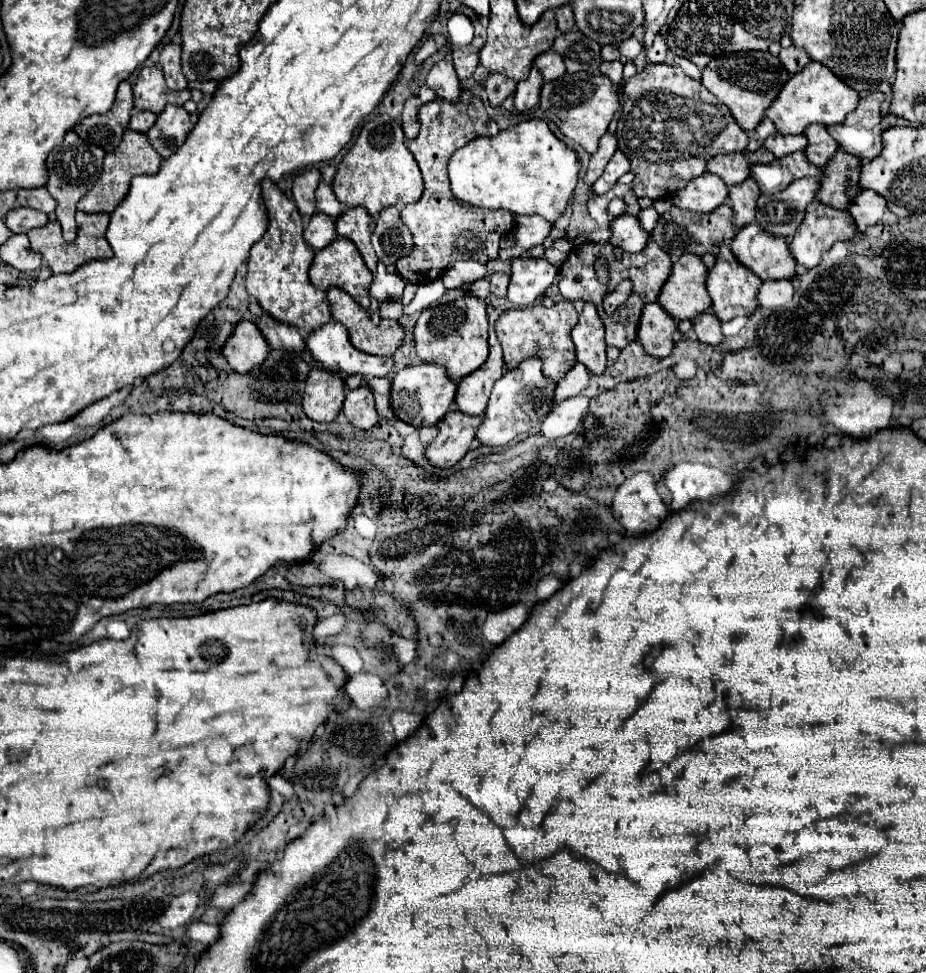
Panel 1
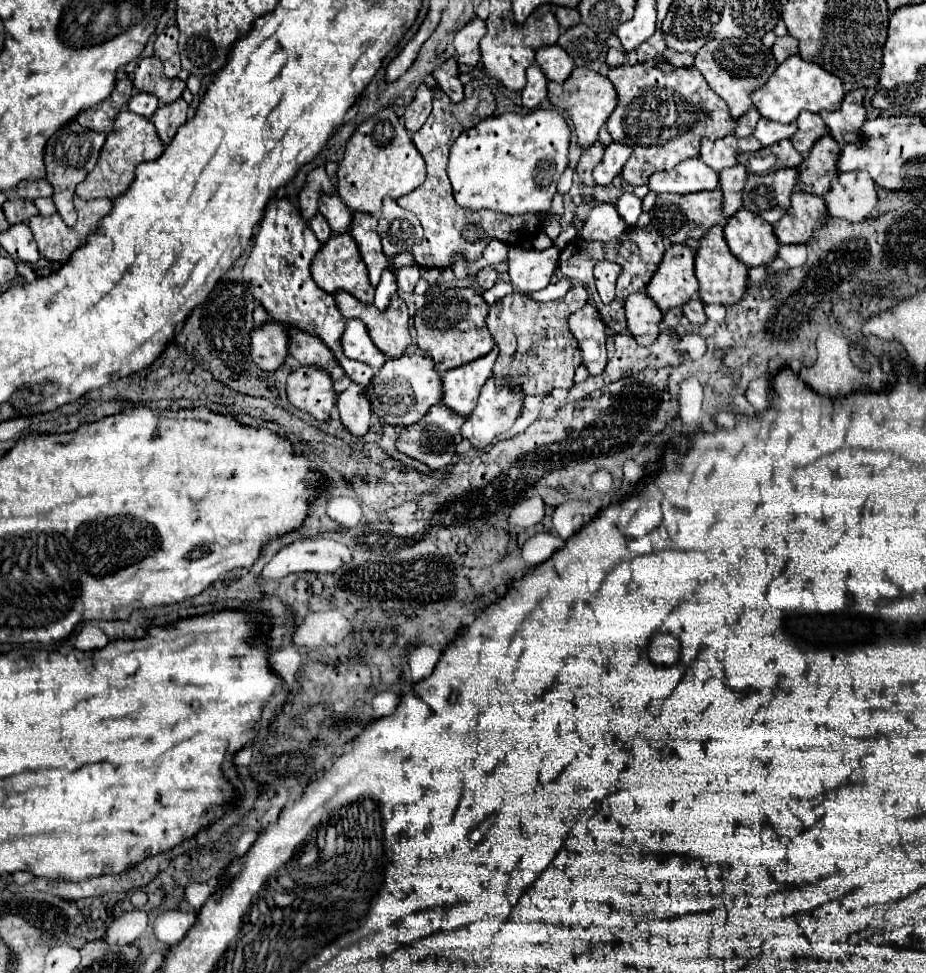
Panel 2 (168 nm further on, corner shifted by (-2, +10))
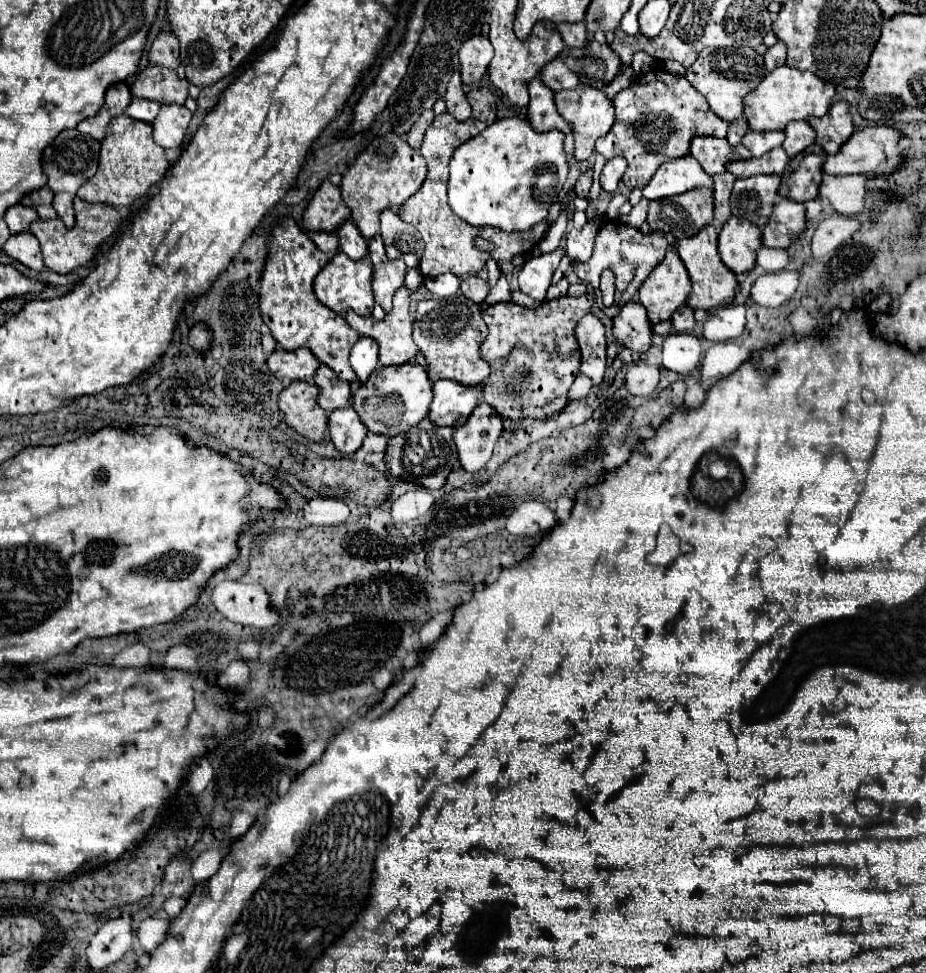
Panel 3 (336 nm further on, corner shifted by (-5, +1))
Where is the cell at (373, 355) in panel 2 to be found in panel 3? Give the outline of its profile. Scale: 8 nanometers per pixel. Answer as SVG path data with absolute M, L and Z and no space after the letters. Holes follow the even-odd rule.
M359 337L359 341L353 345L349 361L351 361L353 371L361 379L361 383L365 383L369 379L369 375L377 369L377 363L379 363L377 355L379 355L377 341L373 341L369 337Z

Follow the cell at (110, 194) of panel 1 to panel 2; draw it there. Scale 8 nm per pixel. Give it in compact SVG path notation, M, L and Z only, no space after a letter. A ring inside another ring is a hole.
M120 110L114 122L114 130L106 136L106 142L102 146L102 152L94 170L76 186L76 194L84 200L94 200L94 198L114 200L134 182L136 166L142 162L160 158L162 152L164 152L164 146L156 134L152 120L142 118L130 110Z

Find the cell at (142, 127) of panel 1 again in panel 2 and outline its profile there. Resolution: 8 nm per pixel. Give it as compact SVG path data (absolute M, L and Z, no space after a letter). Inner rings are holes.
M136 92L130 102L128 102L128 110L132 110L134 114L152 118L154 110L158 108L158 98L154 98L154 94L146 94L146 92Z

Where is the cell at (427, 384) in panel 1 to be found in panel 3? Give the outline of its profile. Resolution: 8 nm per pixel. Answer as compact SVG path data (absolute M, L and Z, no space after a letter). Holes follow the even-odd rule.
M405 363L399 367L377 367L373 375L361 383L357 395L353 397L353 409L365 423L365 427L379 435L395 437L399 433L409 431L429 415L429 407L433 401L431 381L427 371L419 363Z

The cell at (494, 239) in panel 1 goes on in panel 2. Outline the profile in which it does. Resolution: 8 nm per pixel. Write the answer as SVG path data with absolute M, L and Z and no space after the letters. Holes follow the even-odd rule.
M496 238L486 246L484 250L484 260L488 264L500 264L500 262L506 262L508 260L508 246L498 242Z

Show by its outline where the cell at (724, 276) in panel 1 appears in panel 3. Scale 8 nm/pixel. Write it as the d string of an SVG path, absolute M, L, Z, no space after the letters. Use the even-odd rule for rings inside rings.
M713 225L703 227L695 237L689 239L679 239L677 241L677 253L683 259L691 283L693 283L693 291L687 299L687 305L693 309L717 309L717 307L727 307L733 303L735 297L735 289L737 289L737 275L733 271L729 271L729 267L725 267L725 263L721 263L721 255L717 255L717 229Z

